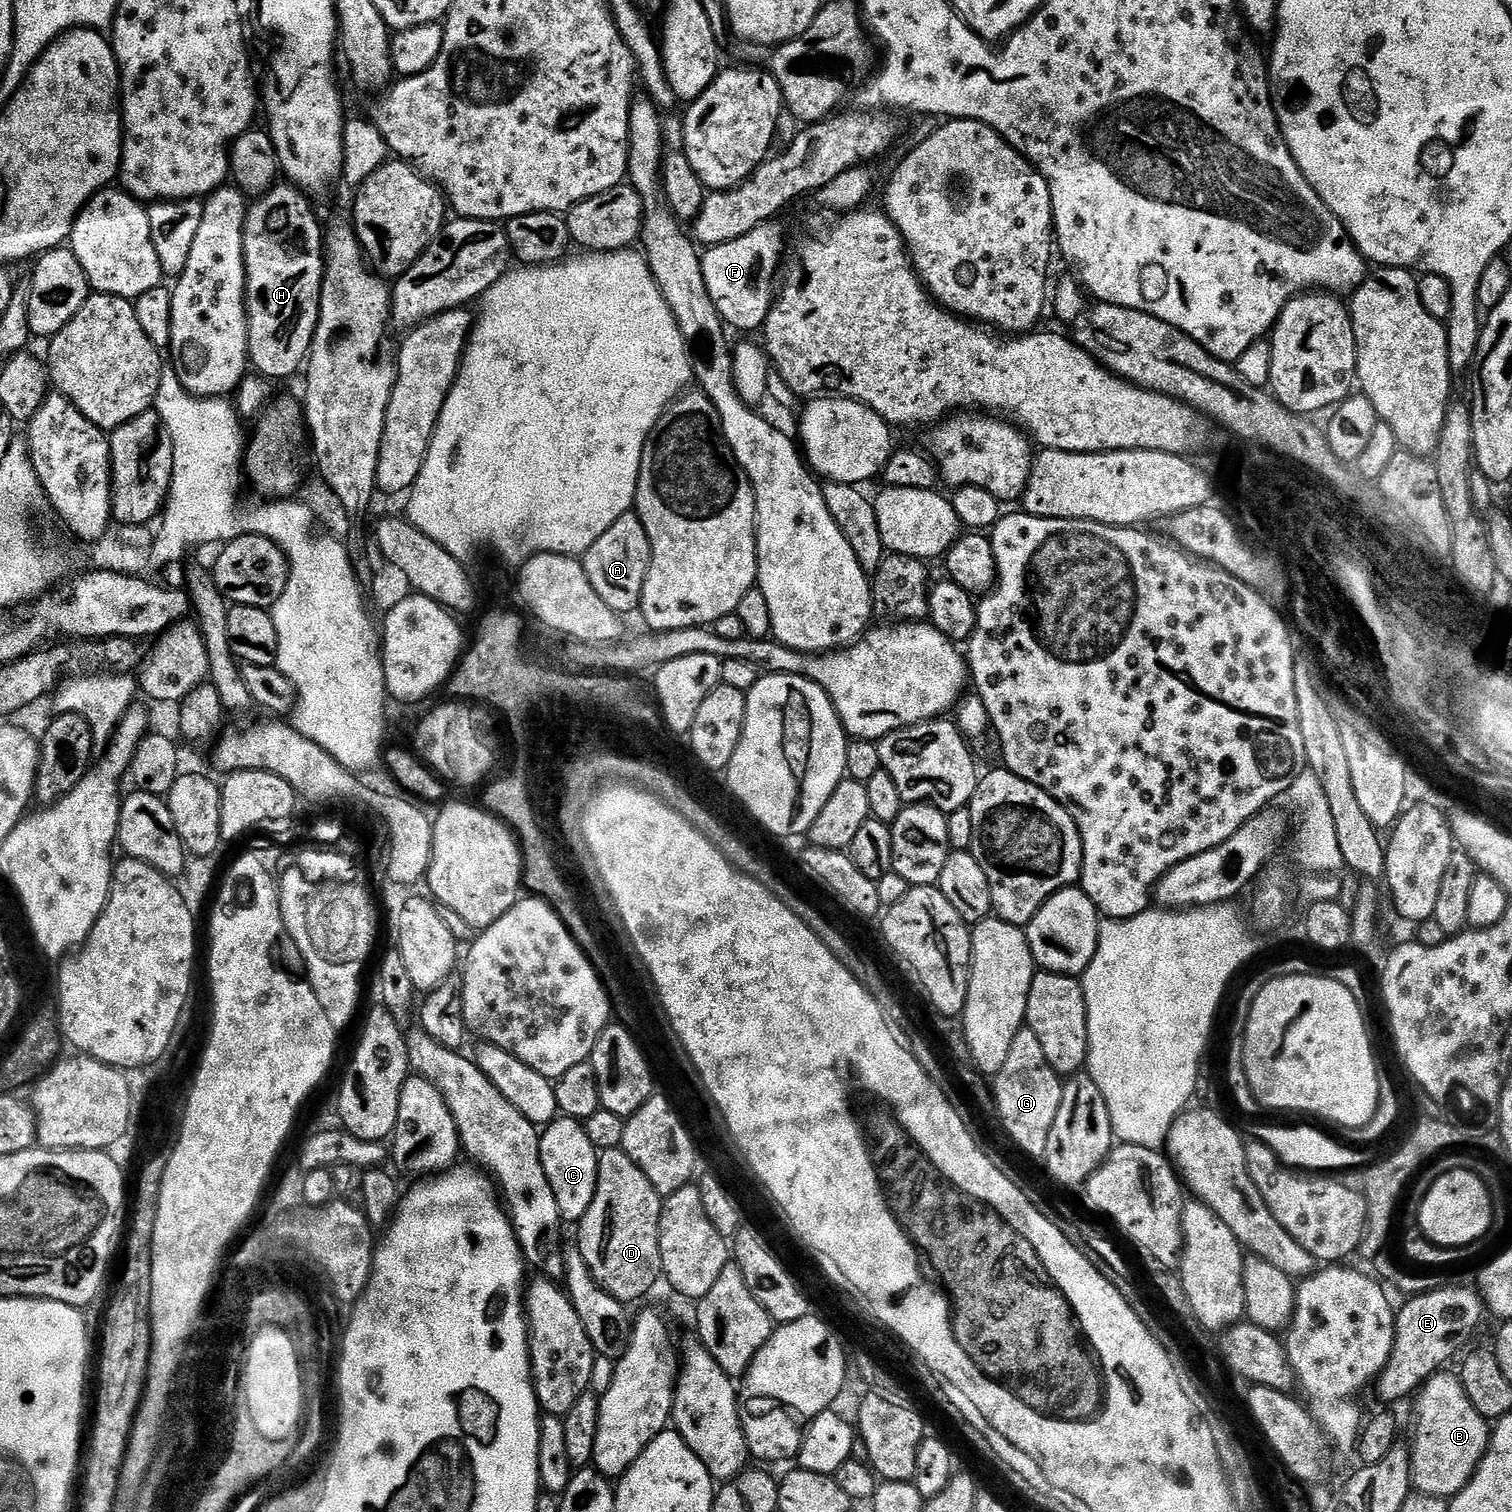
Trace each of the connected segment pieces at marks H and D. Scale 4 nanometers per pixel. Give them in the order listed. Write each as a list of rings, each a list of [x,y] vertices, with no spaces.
[[[277,183],[261,195],[255,201],[257,204],[247,209],[244,218],[244,310],[248,314],[248,358],[251,367],[257,368],[261,372],[257,373],[269,381],[284,380],[305,367],[320,317],[320,287],[326,263],[325,233],[308,205],[309,197],[291,183],[283,183]]]
[[[623,1147],[599,1153],[594,1200],[585,1216],[579,1220],[574,1244],[586,1258],[586,1266],[590,1266],[590,1274],[594,1274],[598,1286],[602,1286],[602,1290],[606,1290],[626,1306],[631,1305],[631,1300],[642,1299],[656,1283],[661,1283],[660,1219],[663,1209],[658,1190],[650,1186],[650,1178],[646,1178],[646,1174],[638,1170],[634,1158],[627,1156]]]

